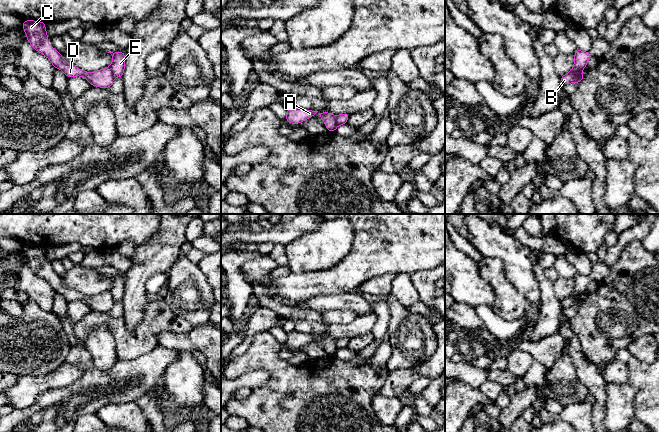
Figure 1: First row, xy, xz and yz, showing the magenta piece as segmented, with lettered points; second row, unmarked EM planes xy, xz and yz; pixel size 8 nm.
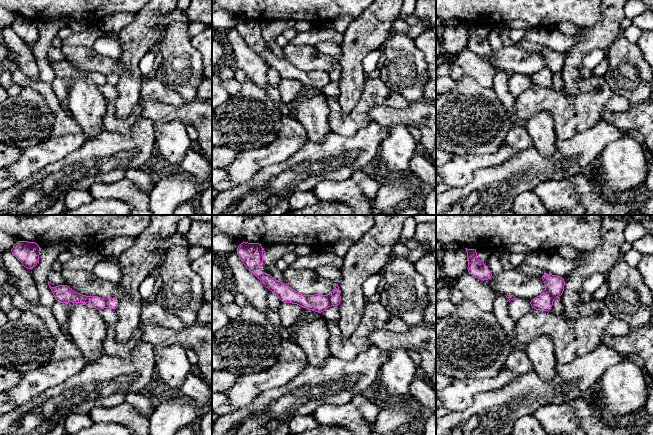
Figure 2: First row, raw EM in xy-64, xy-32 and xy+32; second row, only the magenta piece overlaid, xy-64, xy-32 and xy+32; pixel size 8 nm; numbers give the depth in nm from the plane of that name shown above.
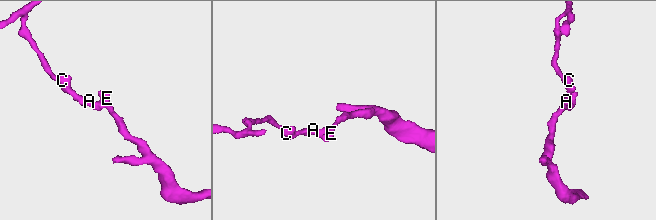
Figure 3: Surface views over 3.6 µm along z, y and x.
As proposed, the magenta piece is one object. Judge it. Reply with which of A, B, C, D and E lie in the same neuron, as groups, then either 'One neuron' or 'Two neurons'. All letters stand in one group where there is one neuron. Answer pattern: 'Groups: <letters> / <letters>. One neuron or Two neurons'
Groups: A B C D / E. Two neurons

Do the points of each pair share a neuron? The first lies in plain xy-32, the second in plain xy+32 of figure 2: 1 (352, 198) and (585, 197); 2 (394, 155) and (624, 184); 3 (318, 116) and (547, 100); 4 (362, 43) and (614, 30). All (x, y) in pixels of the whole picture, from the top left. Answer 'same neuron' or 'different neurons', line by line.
1: different neurons
2: same neuron
3: different neurons
4: same neuron

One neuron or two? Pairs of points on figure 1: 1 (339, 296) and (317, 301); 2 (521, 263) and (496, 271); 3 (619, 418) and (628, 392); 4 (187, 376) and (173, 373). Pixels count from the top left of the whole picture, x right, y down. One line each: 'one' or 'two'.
1: one
2: two
3: one
4: one

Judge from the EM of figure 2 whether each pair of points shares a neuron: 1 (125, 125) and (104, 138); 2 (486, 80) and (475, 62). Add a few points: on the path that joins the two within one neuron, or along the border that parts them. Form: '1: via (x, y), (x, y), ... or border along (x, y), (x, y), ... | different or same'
1: border along (136, 121), (128, 132), (109, 132), (104, 129) | different
2: via (484, 76), (476, 66) | same

